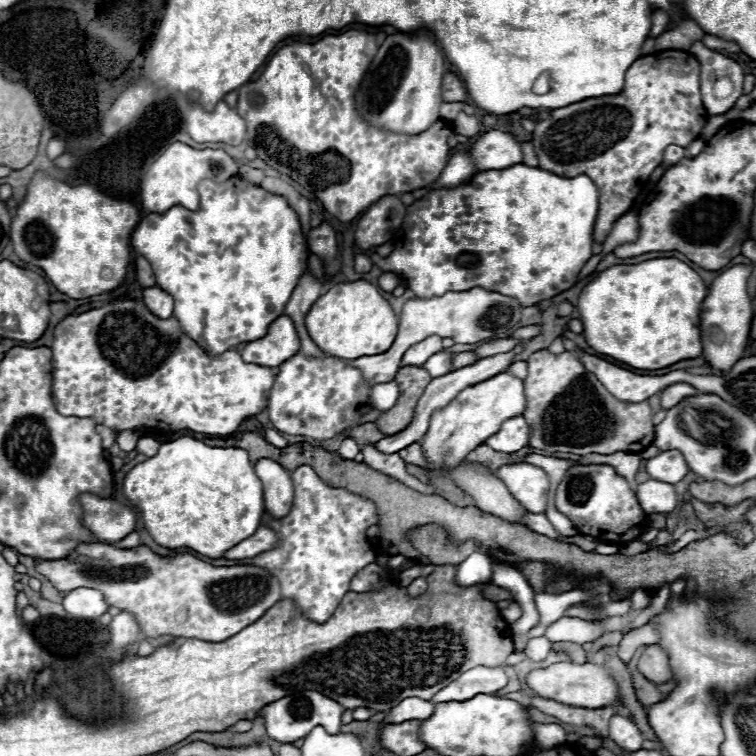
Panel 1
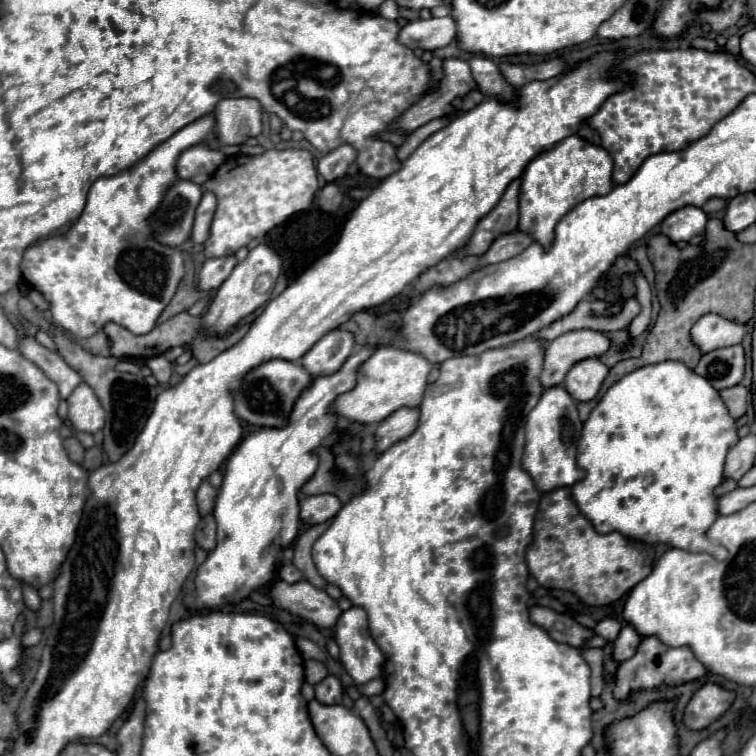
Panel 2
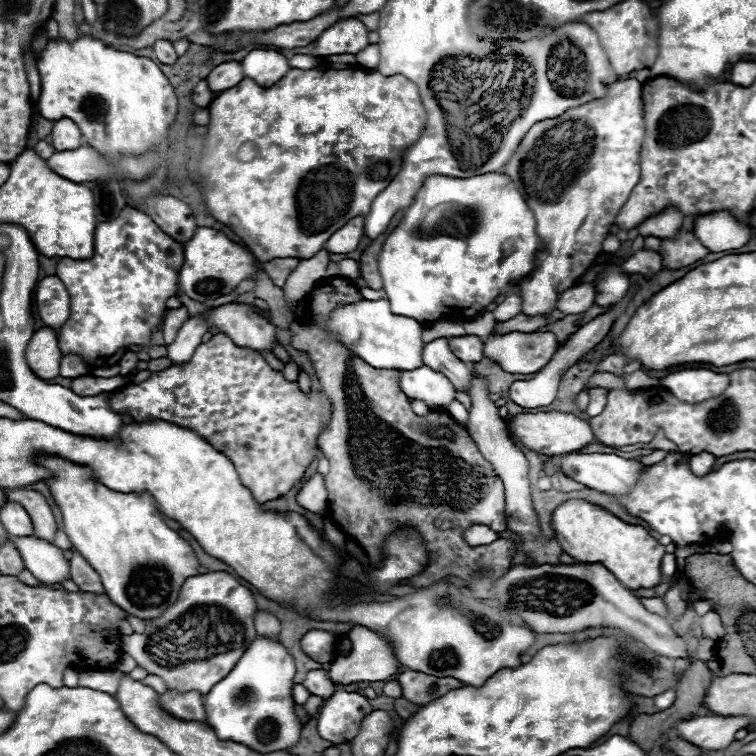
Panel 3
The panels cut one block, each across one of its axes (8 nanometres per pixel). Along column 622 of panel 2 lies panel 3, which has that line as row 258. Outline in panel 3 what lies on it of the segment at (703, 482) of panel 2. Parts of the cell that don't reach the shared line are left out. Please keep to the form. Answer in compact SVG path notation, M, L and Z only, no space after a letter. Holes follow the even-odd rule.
M488 172L470 178L450 178L450 176L428 176L420 190L414 196L414 202L404 210L400 224L388 234L378 254L378 272L382 278L382 286L386 290L386 298L394 314L416 318L420 322L434 322L440 316L452 318L472 318L486 310L488 304L494 302L496 296L508 294L510 288L520 282L534 268L536 252L544 248L544 242L536 234L536 220L532 210L528 208L524 196L512 184L512 180L502 172ZM440 204L458 204L464 210L472 210L476 216L476 226L466 238L454 238L446 234L432 236L416 236L426 214Z

